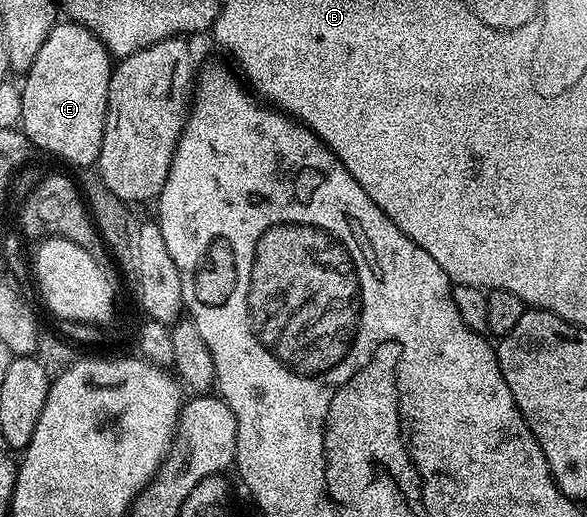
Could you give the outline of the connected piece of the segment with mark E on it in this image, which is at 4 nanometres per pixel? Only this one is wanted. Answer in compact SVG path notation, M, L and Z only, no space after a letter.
M74 21L56 22L49 37L45 37L45 45L41 45L41 53L37 53L33 65L26 71L24 79L27 80L22 80L21 83L23 93L21 130L27 135L32 148L40 147L41 150L48 151L49 154L56 155L57 158L64 159L75 167L81 167L80 169L98 164L101 137L105 133L112 70L111 52L88 27L82 27L80 23Z

